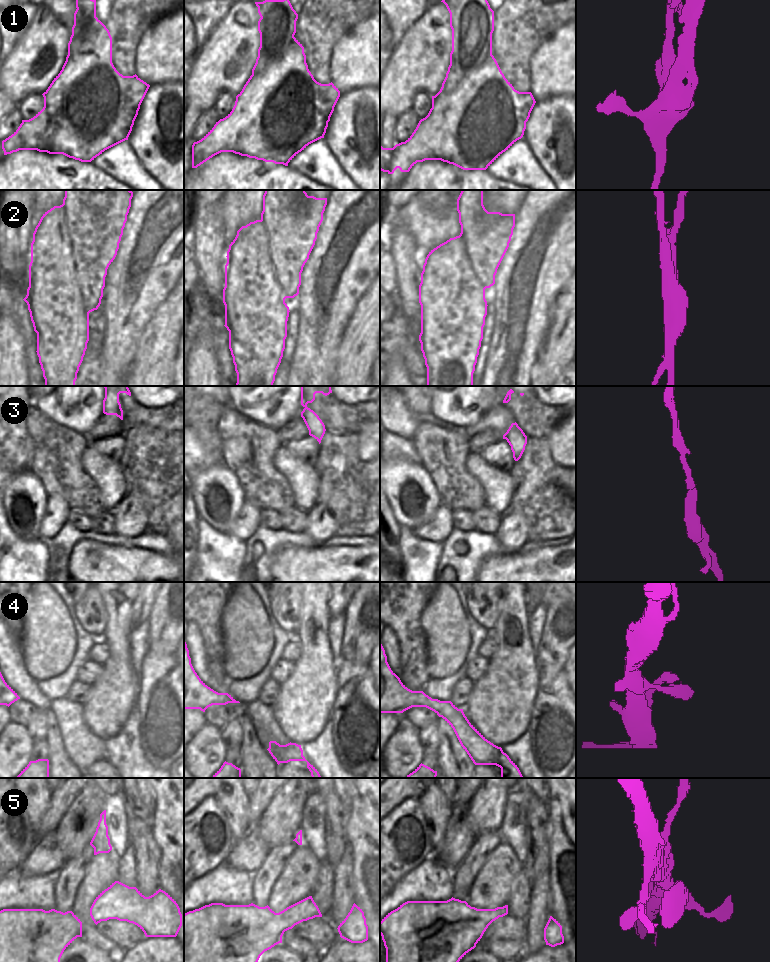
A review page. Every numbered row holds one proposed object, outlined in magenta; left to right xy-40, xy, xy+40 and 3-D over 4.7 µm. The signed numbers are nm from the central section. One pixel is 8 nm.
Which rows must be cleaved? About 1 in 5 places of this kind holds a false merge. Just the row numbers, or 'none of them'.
1, 2

